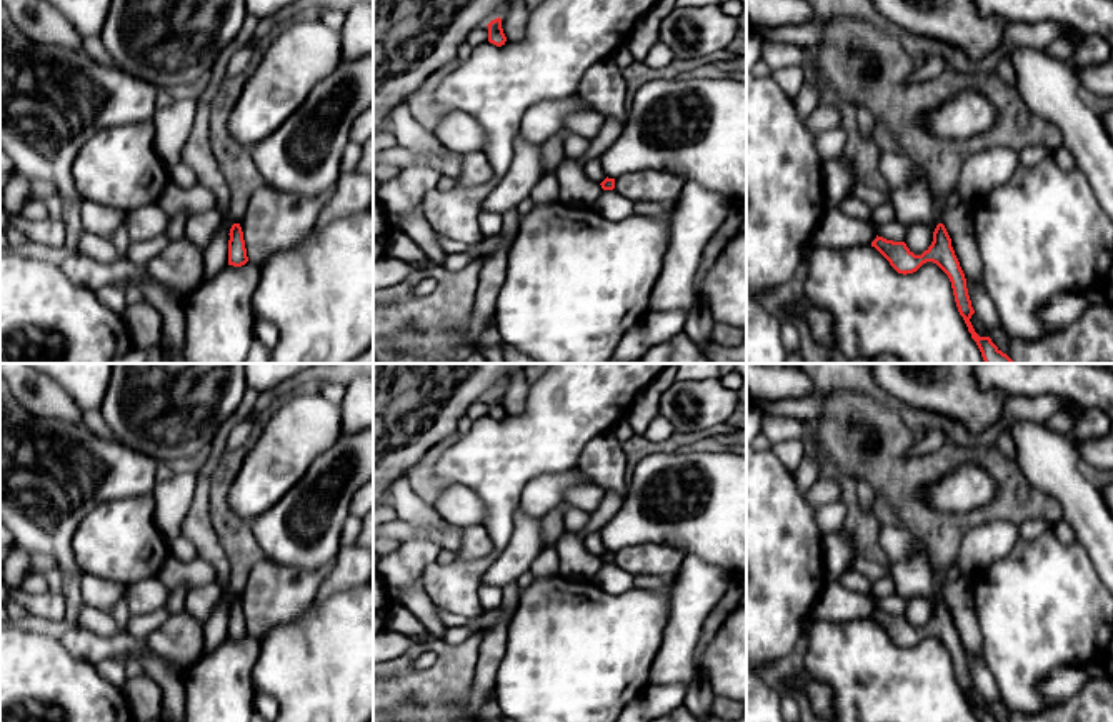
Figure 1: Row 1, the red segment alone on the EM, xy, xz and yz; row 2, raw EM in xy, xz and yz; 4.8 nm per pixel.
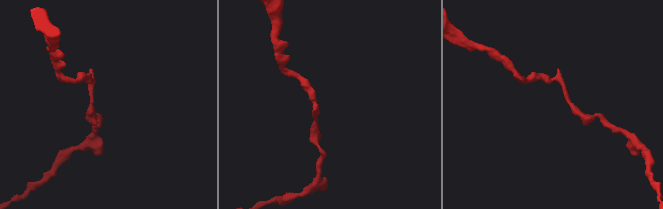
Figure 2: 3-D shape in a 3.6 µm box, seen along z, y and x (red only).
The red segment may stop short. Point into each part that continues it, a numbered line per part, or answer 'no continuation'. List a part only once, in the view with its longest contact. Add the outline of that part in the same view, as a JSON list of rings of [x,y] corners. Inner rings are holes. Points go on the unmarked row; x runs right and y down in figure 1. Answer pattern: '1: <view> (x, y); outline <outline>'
no continuation

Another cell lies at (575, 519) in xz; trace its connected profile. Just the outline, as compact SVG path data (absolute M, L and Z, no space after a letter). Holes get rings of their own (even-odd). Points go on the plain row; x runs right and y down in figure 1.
M570 507L563 514L563 522L565 522L566 532L581 530L590 522L590 517L591 517L591 514L581 510L581 509L576 509L576 507Z

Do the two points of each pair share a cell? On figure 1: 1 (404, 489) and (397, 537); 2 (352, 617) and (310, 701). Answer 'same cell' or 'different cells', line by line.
1: different cells
2: same cell

